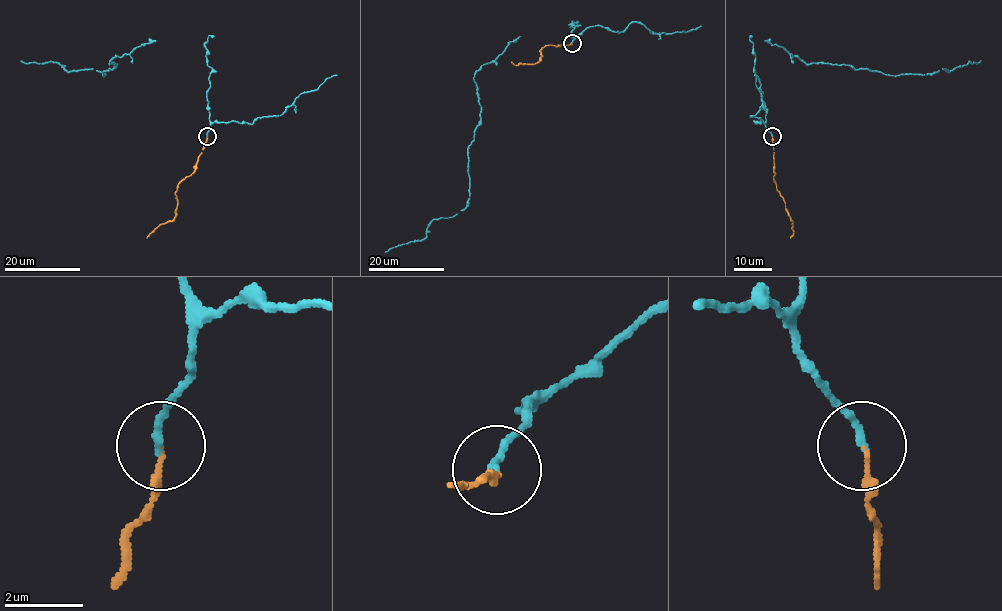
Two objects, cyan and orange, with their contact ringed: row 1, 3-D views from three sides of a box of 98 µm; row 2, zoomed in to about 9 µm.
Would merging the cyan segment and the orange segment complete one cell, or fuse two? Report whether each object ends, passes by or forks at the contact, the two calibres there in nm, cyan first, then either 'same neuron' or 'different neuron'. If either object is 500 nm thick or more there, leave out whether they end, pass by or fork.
cyan ends there; orange ends there; 200 nm thick on the cyan side, 120 nm on the other; same neuron

